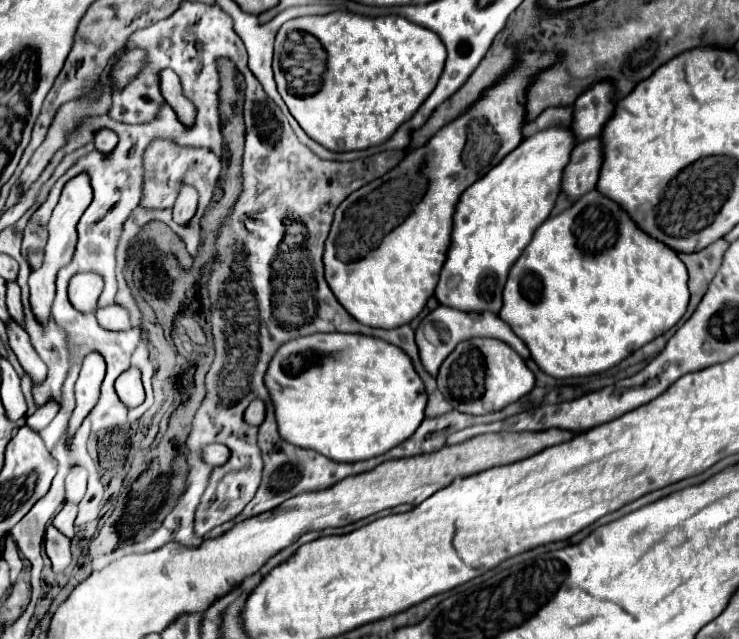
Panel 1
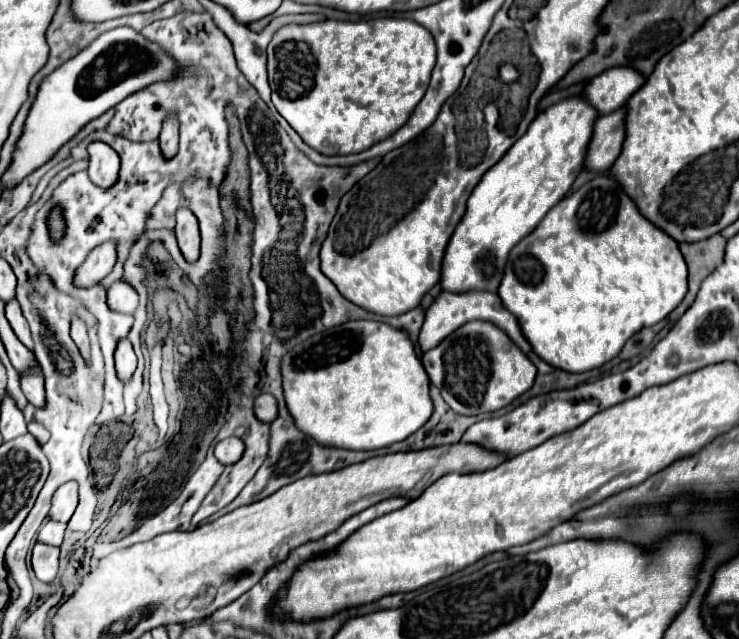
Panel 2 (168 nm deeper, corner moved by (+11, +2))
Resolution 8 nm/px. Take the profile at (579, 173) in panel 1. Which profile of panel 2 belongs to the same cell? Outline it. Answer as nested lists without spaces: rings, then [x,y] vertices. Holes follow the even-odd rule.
[[[623,106],[597,120],[595,134],[589,144],[589,156],[585,160],[587,170],[605,172],[613,166],[613,162],[621,154],[621,146],[625,140],[625,114],[627,108]]]

